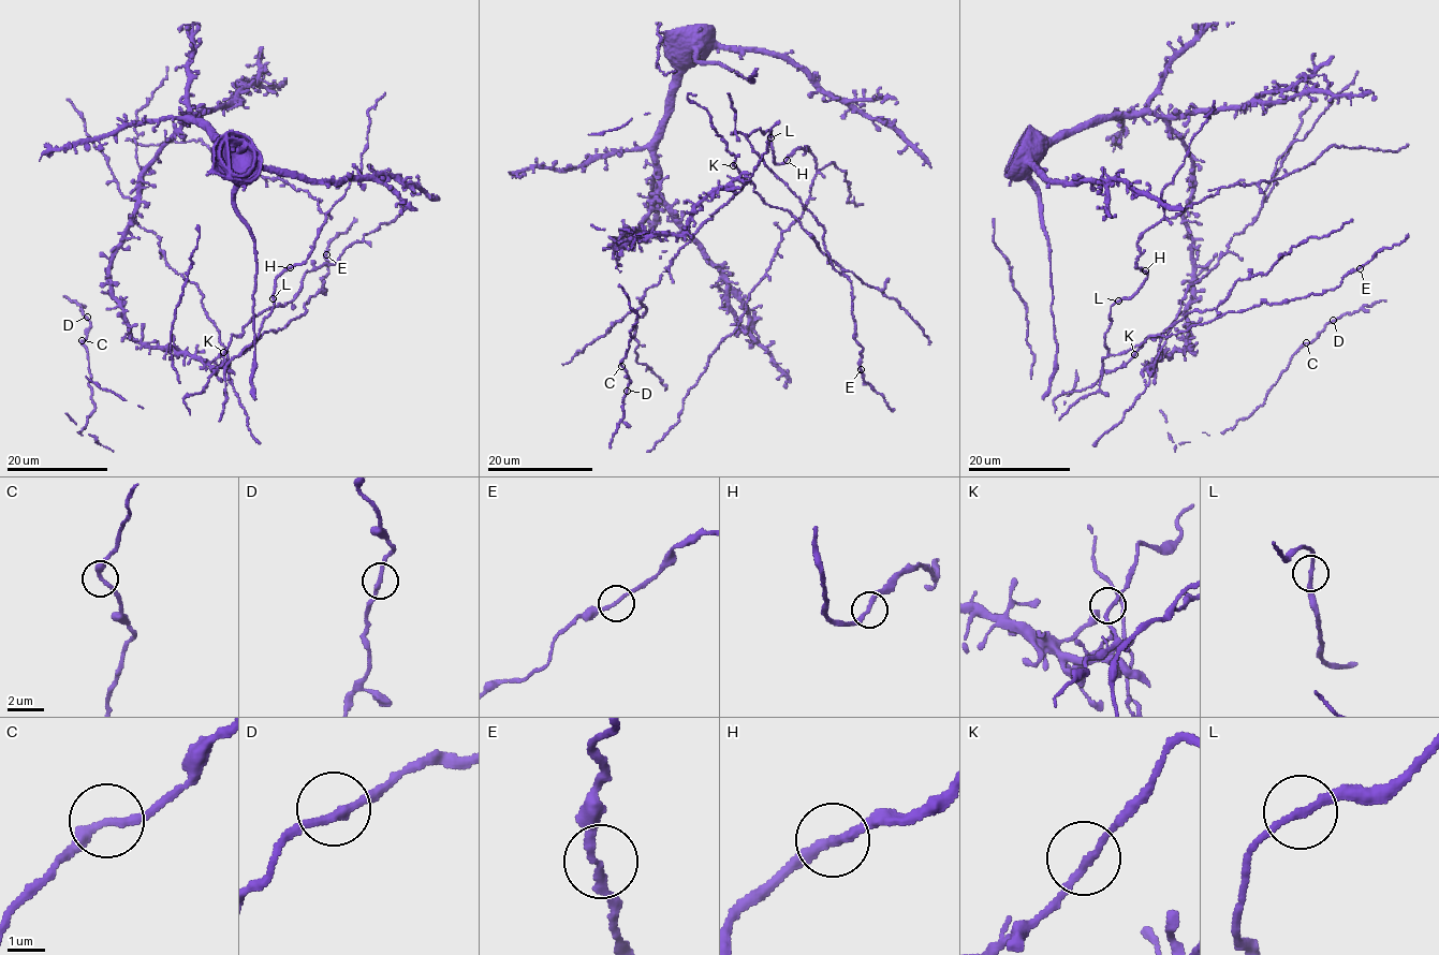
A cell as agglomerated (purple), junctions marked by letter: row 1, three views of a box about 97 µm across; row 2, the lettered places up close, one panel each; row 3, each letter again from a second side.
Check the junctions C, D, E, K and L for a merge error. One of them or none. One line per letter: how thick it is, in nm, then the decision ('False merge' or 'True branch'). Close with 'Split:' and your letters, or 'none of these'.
C: Thickness 240 nm. True branch
D: Thickness 240 nm. True branch
E: Thickness 190 nm. True branch
K: Thickness 190 nm. True branch
L: Thickness 220 nm. True branch
Split: none of these

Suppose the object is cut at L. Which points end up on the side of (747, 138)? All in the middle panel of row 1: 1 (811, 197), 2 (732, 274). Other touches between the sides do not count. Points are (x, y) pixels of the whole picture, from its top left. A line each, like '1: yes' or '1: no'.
1: no
2: yes

